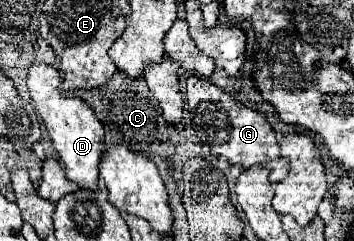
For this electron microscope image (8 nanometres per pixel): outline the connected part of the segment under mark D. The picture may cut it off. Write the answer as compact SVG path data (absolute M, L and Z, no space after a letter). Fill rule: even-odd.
M37 63L29 69L29 93L33 101L37 103L37 111L45 121L45 127L51 135L53 147L61 157L61 163L65 167L65 177L73 183L77 183L81 189L99 189L99 163L105 153L105 131L91 107L77 97L67 97L59 89L59 71L53 65Z

